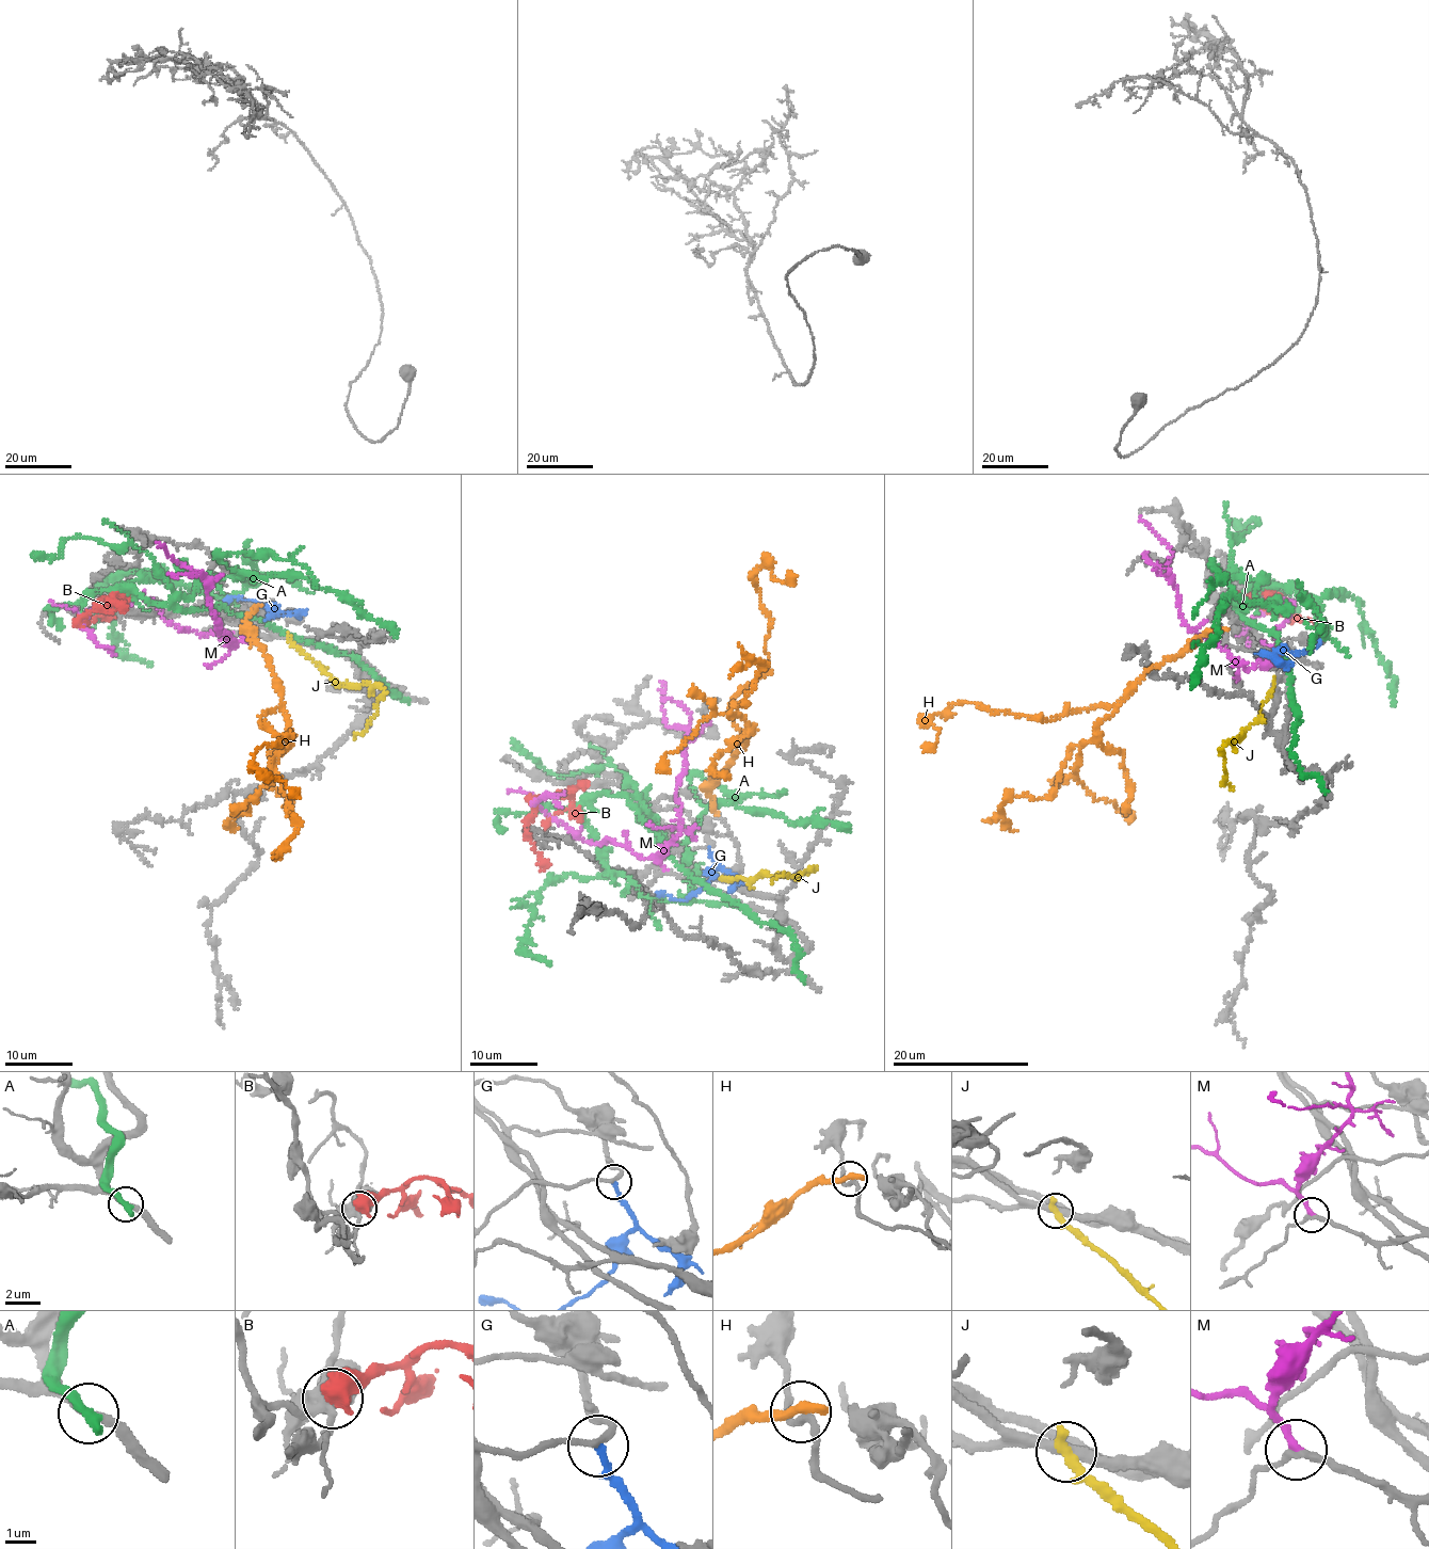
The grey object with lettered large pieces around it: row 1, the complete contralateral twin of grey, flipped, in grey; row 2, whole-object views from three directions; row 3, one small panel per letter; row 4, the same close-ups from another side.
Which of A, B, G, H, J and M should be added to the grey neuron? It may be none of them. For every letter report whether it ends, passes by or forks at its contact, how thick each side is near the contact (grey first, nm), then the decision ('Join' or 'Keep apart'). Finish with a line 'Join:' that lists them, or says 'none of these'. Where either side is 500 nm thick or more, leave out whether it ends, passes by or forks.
A: It ends there. Thickness 280 nm (grey) against 440 nm. Keep apart
B: Thickness 320 nm (grey) against 800 nm. Keep apart
G: It ends there. Thickness 200 nm (grey) against 240 nm. Keep apart
H: It ends there. Thickness 220 nm (grey) against 480 nm. Keep apart
J: It ends there. Thickness 340 nm (grey) against 400 nm. Keep apart
M: It ends there. Thickness 240 nm (grey) against 280 nm. Join
Join: M

